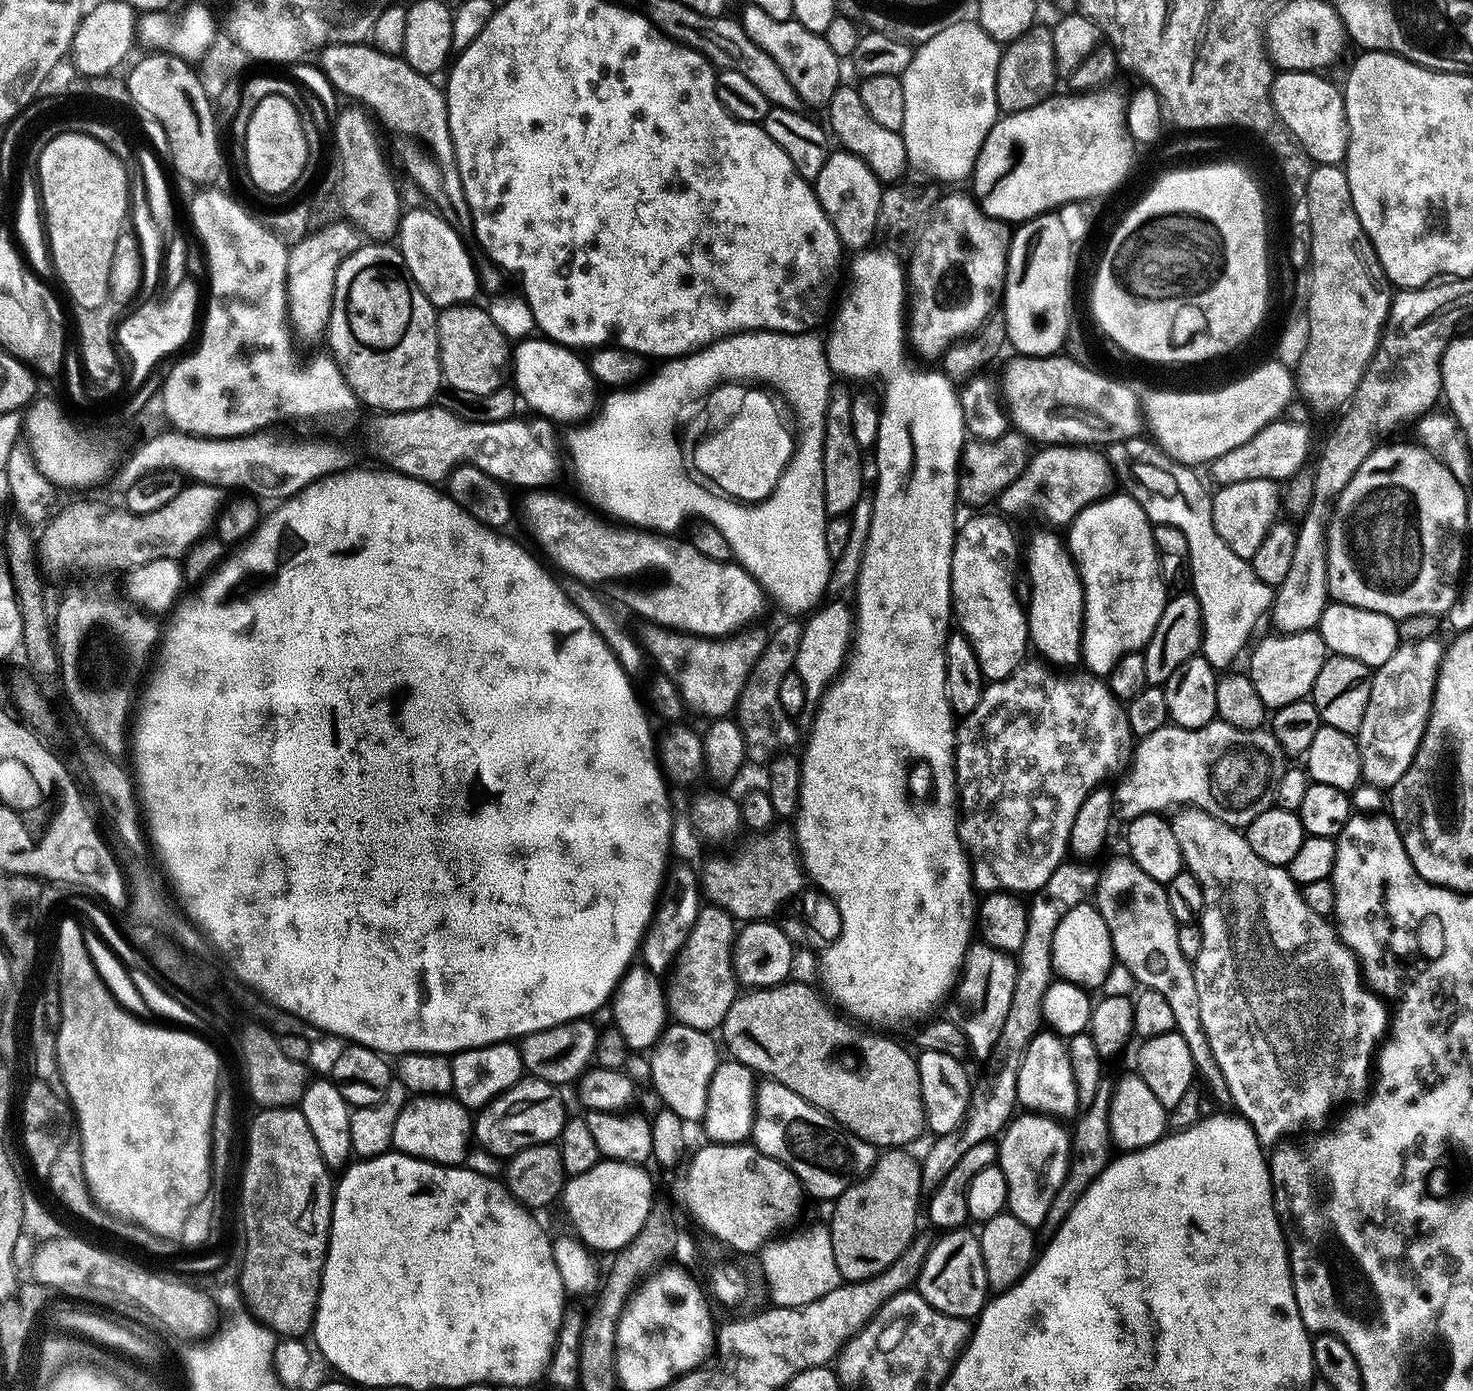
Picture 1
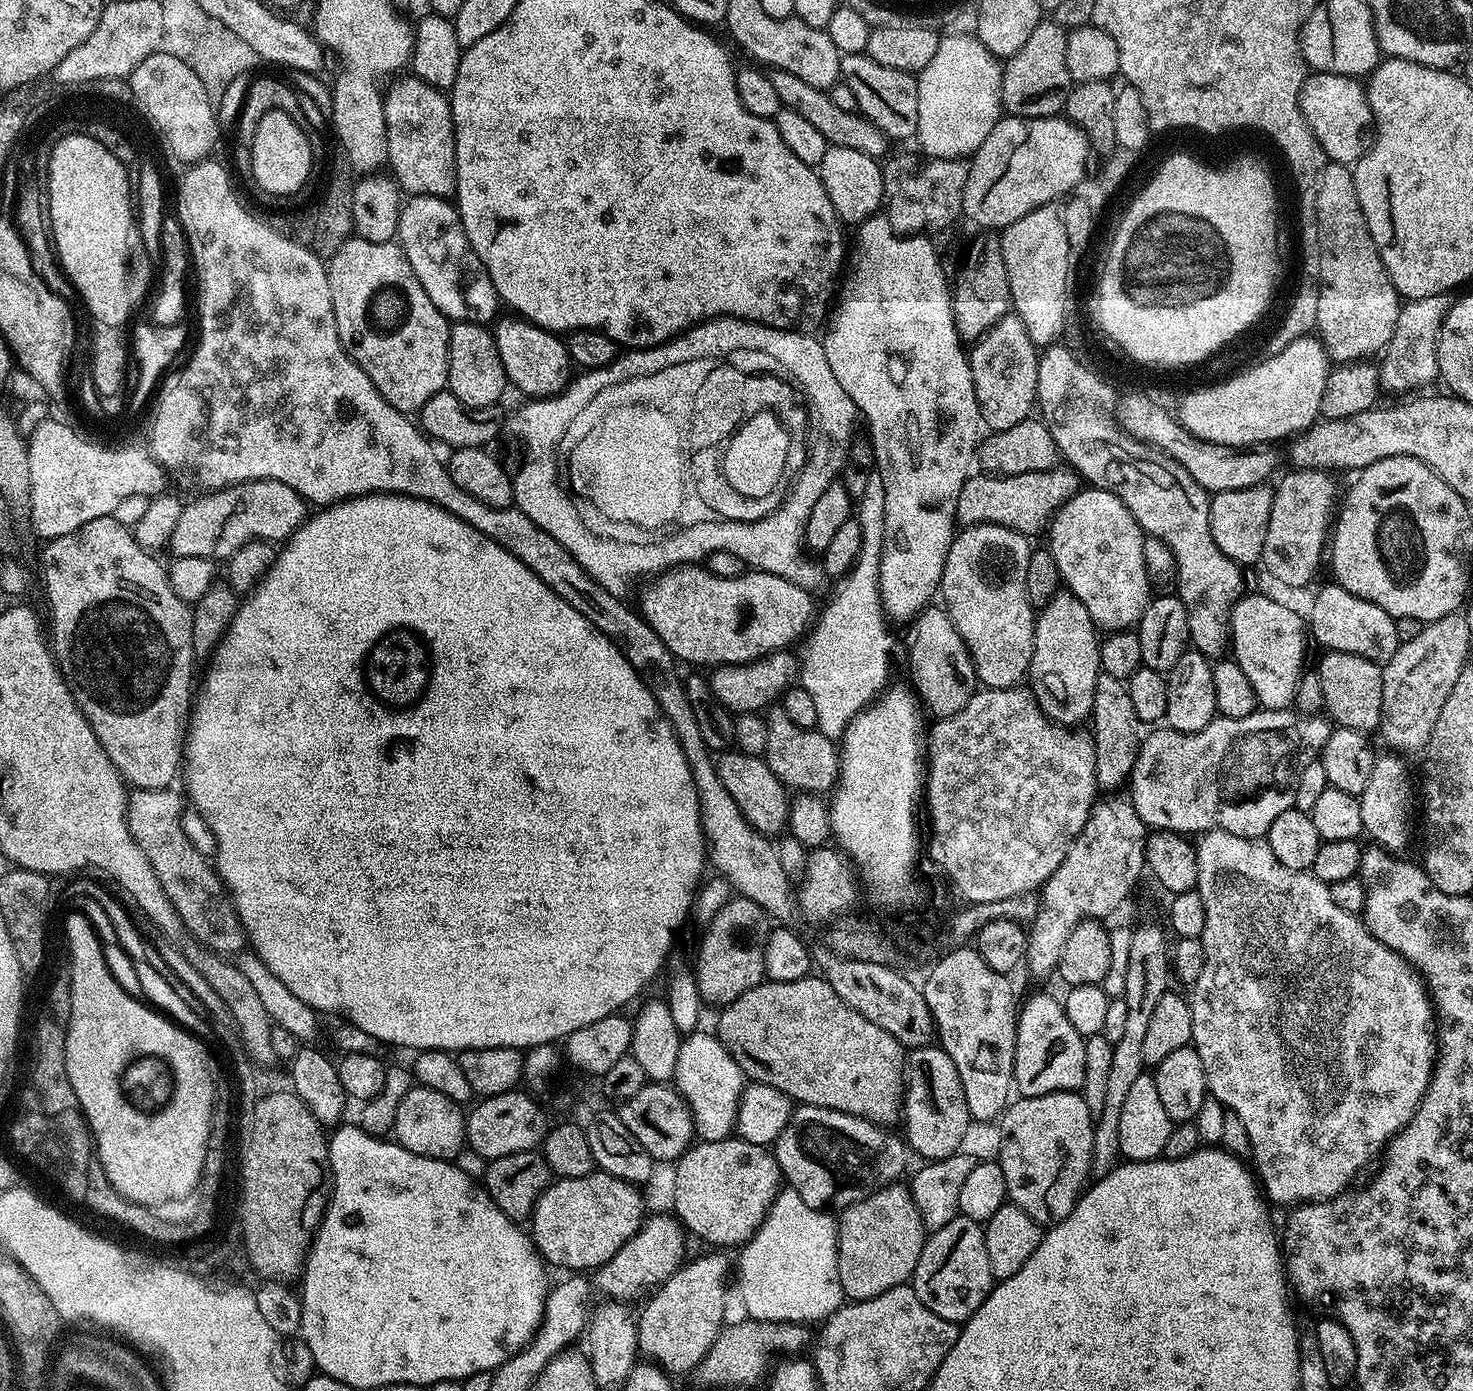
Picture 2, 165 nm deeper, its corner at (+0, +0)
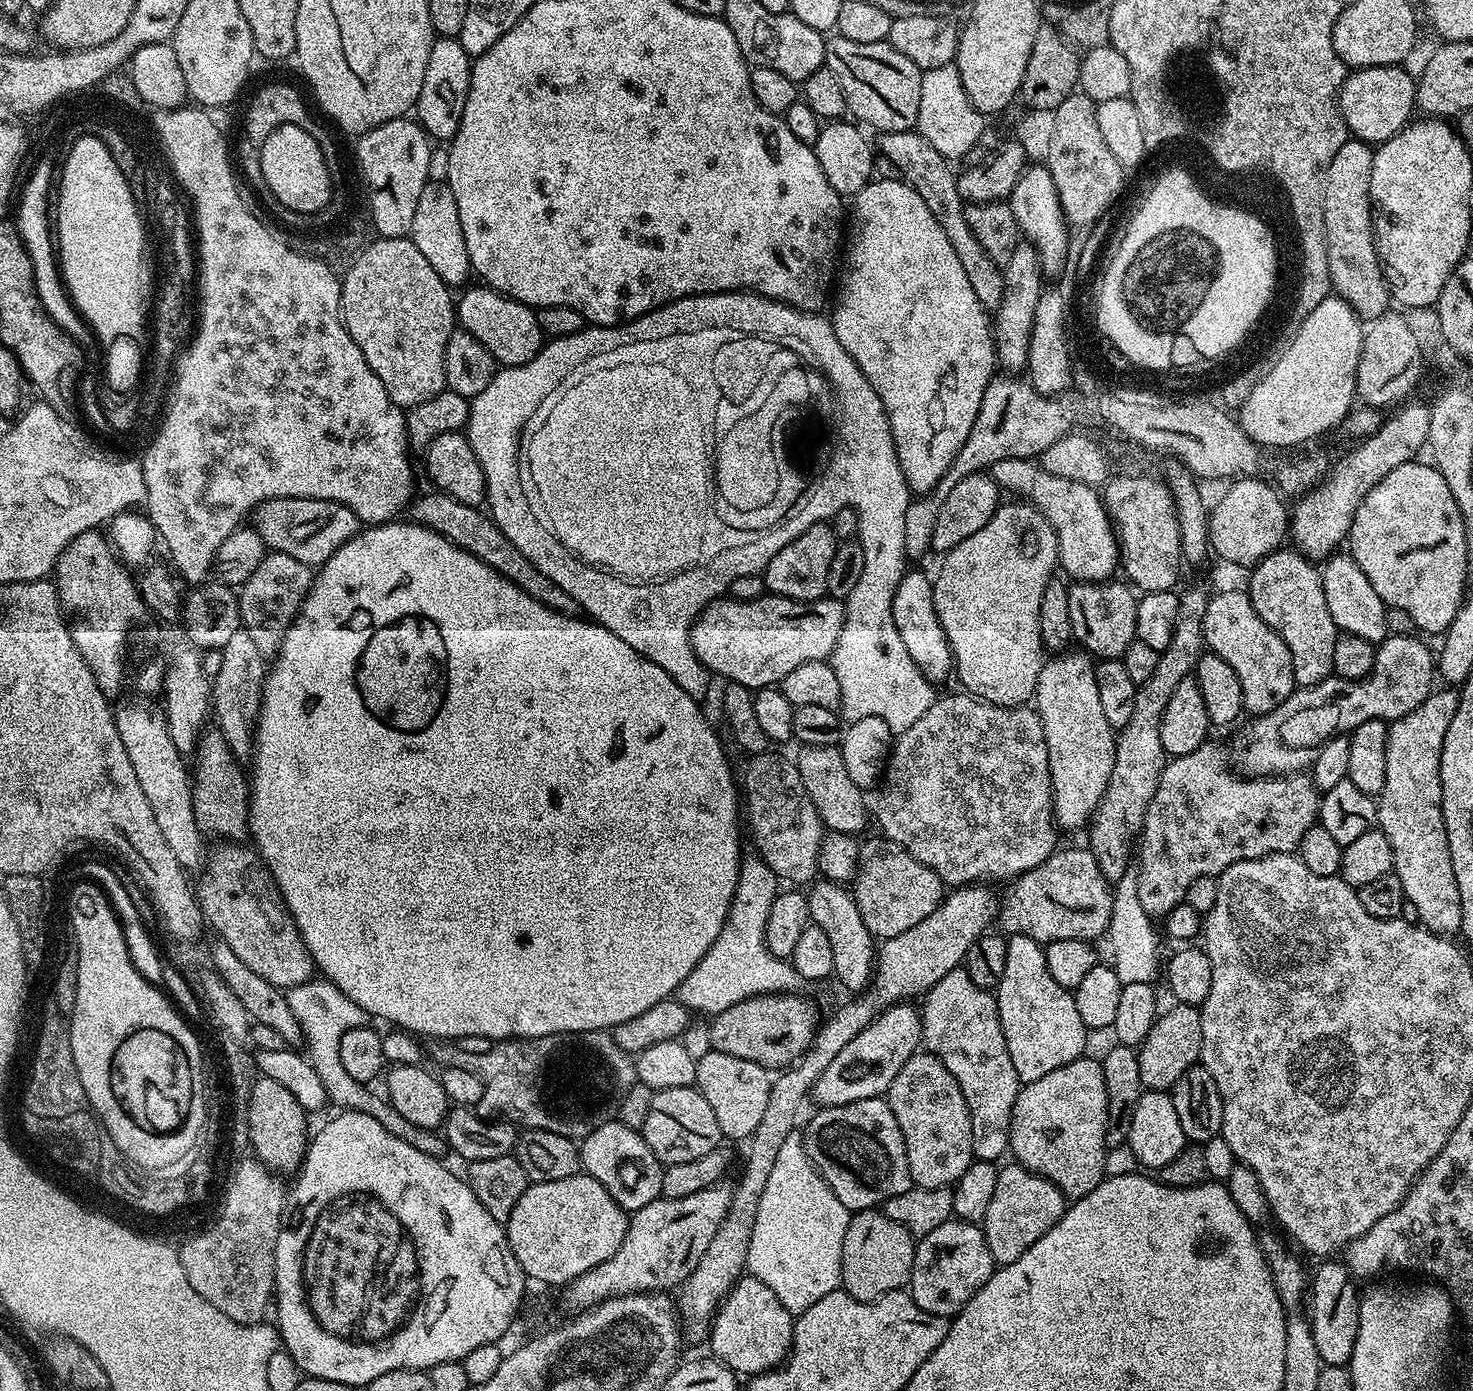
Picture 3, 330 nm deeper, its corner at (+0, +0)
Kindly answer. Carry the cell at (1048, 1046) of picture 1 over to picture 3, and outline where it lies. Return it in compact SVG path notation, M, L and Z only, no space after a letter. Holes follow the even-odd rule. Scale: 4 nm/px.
M1009 935L1007 942L1006 974L1002 974L994 995L1010 1062L1025 1085L1085 1055L1090 1032L1078 1015L1075 995L1050 978L1042 945L1029 936Z

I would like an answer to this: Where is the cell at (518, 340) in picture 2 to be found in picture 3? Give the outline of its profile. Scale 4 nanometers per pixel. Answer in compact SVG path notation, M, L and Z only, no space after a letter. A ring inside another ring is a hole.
M468 286L459 293L455 301L456 318L459 327L463 331L474 334L486 350L496 359L497 365L509 368L510 366L522 366L530 362L540 353L546 343L544 331L538 326L538 318L535 311L529 305L518 302L512 296L506 296L502 292L487 286L472 288Z

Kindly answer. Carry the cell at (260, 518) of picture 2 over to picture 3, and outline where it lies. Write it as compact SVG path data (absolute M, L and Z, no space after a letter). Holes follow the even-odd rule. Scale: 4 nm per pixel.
M270 498L256 505L250 524L262 538L265 549L290 554L290 558L298 558L298 562L309 566L325 564L362 528L362 521L356 517L354 510L333 500L314 498Z

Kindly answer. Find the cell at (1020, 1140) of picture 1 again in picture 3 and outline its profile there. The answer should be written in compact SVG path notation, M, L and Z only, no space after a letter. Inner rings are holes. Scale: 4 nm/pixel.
M1080 1056L1043 1078L1023 1085L1012 1107L1010 1118L1010 1156L1026 1170L1046 1178L1069 1201L1081 1200L1094 1186L1106 1179L1106 1126L1108 1099L1106 1078L1099 1059Z

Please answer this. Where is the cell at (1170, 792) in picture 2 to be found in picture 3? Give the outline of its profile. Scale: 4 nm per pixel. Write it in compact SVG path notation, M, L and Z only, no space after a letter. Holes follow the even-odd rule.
M1389 635L1376 649L1374 666L1370 674L1363 680L1344 680L1335 674L1327 676L1309 688L1297 688L1274 710L1264 716L1255 717L1252 725L1236 740L1236 760L1240 763L1239 771L1245 777L1253 776L1287 776L1300 774L1311 765L1314 759L1313 750L1327 742L1331 736L1350 734L1362 722L1367 720L1382 720L1391 722L1402 718L1408 712L1417 708L1425 698L1432 695L1434 685L1434 652L1427 648L1419 635L1394 636Z

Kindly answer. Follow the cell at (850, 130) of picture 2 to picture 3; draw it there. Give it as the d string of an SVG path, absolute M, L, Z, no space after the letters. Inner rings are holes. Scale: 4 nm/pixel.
M918 130L883 132L879 135L879 153L890 159L896 166L901 179L922 195L922 202L926 202L930 214L934 214L934 222L942 226L942 234L950 238L950 246L954 246L954 254L958 254L958 262L962 262L962 270L970 278L970 286L974 286L974 294L984 304L985 309L995 310L1003 296L1004 273L986 250L982 250L978 240L966 222L964 209L966 202L958 193L955 173L951 172L949 159L939 154L938 150Z

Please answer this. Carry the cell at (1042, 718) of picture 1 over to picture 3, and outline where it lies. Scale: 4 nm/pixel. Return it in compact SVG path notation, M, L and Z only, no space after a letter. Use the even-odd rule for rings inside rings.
M959 694L960 696L941 695L910 730L899 733L895 737L892 751L886 765L886 771L879 785L880 797L874 804L874 820L880 823L879 830L898 846L902 846L920 863L924 863L934 874L941 877L945 885L963 886L966 884L978 884L992 882L988 880L1004 880L1021 876L1024 872L1034 870L1046 858L1057 851L1057 829L1054 827L1054 815L1052 809L1052 783L1050 782L1050 762L1048 761L1048 747L1042 730L1040 715L1035 707L1021 706L1019 708L1007 708L991 704L971 694Z

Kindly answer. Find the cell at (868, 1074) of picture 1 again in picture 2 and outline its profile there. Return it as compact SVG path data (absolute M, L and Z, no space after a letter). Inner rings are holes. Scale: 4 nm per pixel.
M809 974L790 982L765 979L734 1002L723 1005L719 1012L715 1035L749 1081L774 1086L774 1090L782 1090L801 1105L845 1112L872 1124L892 1126L901 1119L905 1049L882 1026L848 1006L822 975Z

